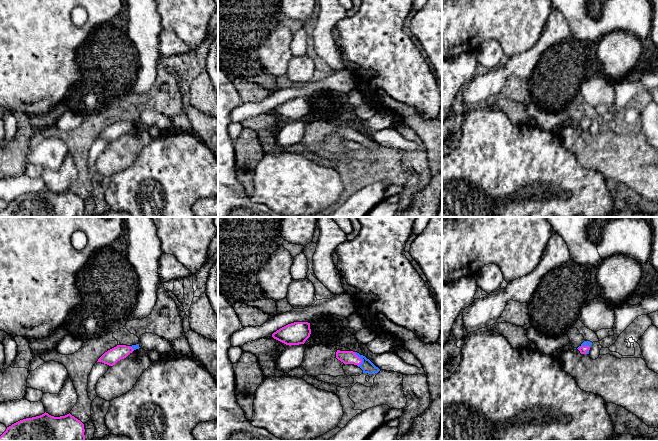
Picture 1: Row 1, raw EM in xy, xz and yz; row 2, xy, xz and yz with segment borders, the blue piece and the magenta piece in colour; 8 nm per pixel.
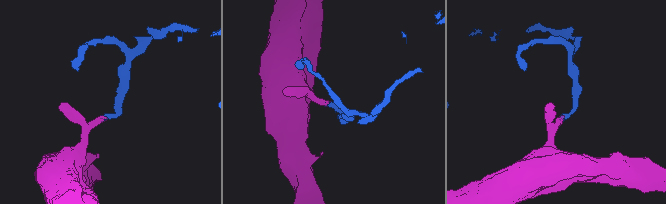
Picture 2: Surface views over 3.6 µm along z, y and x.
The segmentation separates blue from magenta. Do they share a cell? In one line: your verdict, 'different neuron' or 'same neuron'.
different neuron

